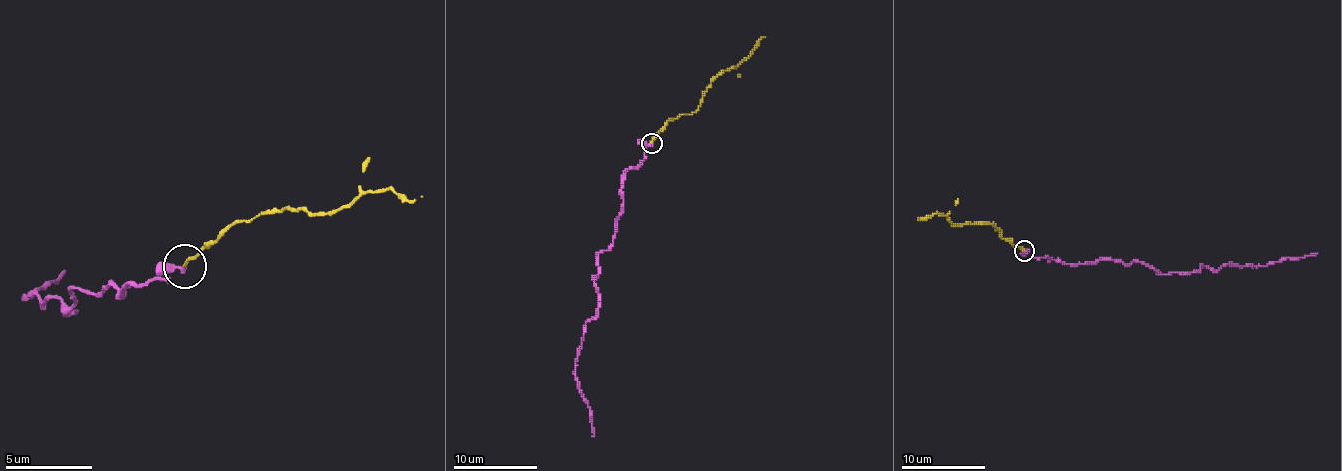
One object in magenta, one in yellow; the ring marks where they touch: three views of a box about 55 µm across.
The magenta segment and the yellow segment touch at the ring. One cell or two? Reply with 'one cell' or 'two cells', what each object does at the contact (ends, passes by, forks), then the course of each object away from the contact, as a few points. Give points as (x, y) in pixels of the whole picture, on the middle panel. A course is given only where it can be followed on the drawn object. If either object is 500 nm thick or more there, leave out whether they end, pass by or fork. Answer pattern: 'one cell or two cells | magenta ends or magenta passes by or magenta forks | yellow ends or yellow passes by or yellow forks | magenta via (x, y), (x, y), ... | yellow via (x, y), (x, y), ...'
one cell | magenta ends | yellow ends | magenta via (652, 144), (625, 173), (617, 231), (598, 254), (598, 309), (585, 323), (575, 380), (590, 409), (592, 436) | yellow via (652, 144), (654, 135), (669, 121), (696, 110), (707, 87), (719, 75), (740, 64), (765, 37)

